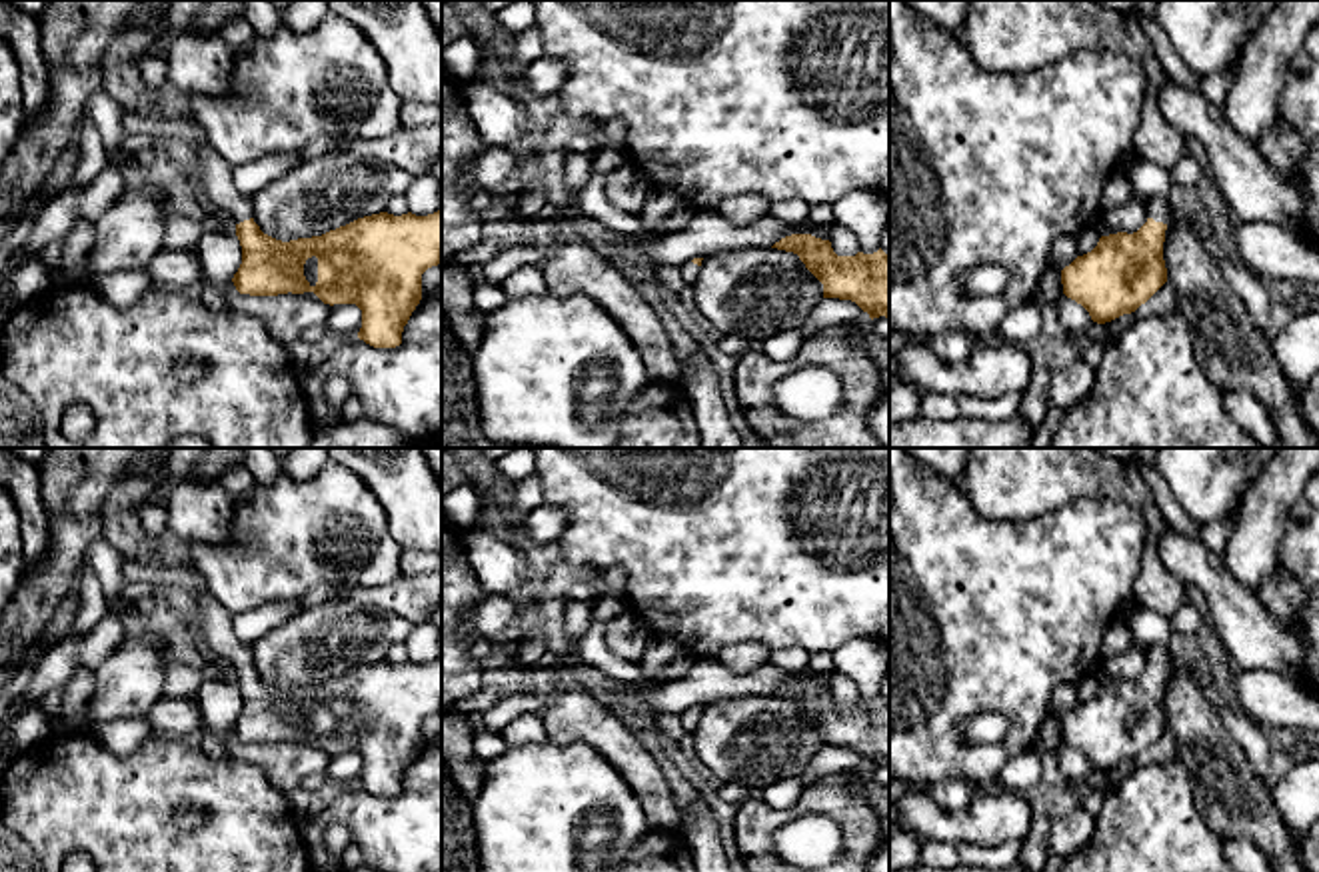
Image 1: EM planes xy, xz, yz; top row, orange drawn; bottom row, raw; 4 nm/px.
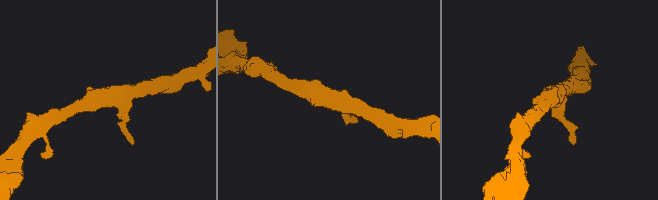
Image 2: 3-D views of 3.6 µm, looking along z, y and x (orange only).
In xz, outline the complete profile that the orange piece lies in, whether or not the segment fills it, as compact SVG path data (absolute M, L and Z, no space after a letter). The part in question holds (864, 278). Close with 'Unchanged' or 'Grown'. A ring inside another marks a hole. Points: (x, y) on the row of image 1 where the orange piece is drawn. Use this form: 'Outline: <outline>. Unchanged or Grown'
Outline: M791 234L771 248L793 252L823 284L823 298L855 302L869 318L889 318L889 256L879 248L873 254L837 256L829 240L811 234Z. Unchanged

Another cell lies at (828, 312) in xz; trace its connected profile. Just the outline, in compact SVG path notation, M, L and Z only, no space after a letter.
M821 298L813 312L803 320L803 324L793 334L797 340L811 338L823 328L847 324L855 320L869 318L855 302L839 298Z

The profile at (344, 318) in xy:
M334 304L326 328L344 336L358 336L362 310L356 304Z

